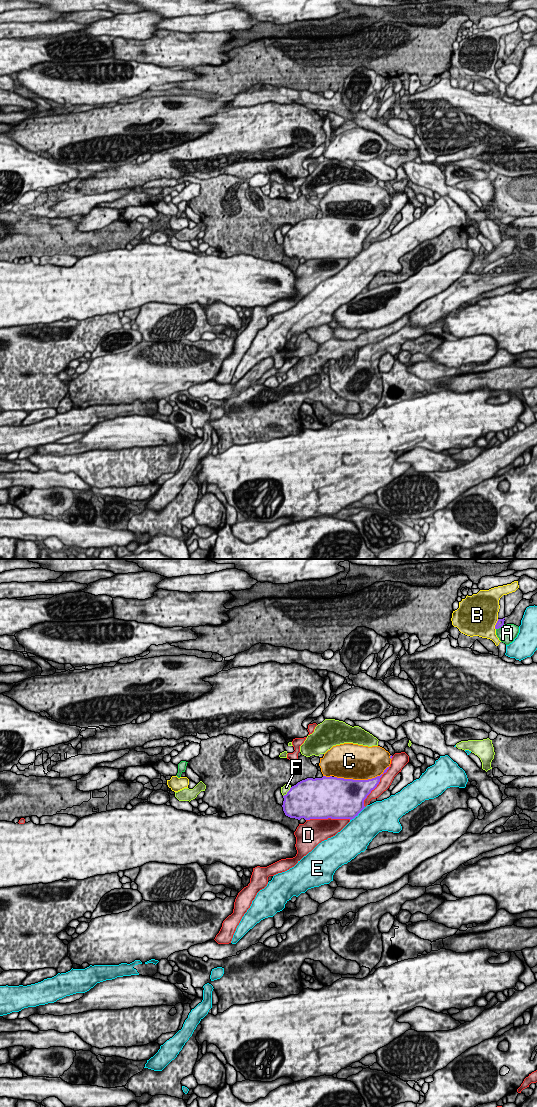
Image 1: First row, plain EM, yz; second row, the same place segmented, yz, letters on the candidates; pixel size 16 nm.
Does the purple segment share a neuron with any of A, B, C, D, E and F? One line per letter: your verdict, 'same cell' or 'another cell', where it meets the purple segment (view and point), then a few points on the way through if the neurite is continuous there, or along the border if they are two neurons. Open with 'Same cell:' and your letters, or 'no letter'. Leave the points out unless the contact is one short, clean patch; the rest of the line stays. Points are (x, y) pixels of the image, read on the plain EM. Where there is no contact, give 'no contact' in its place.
Same cell: no letter
A: another cell; meets purple in yz at (500, 67)
B: another cell; meets purple in yz at (496, 64)
C: another cell; meets purple in yz at (361, 220)
D: another cell; meets purple in yz at (328, 257)
E: another cell; meets purple in yz at (357, 254)
F: another cell; meets purple in yz at (287, 232)

